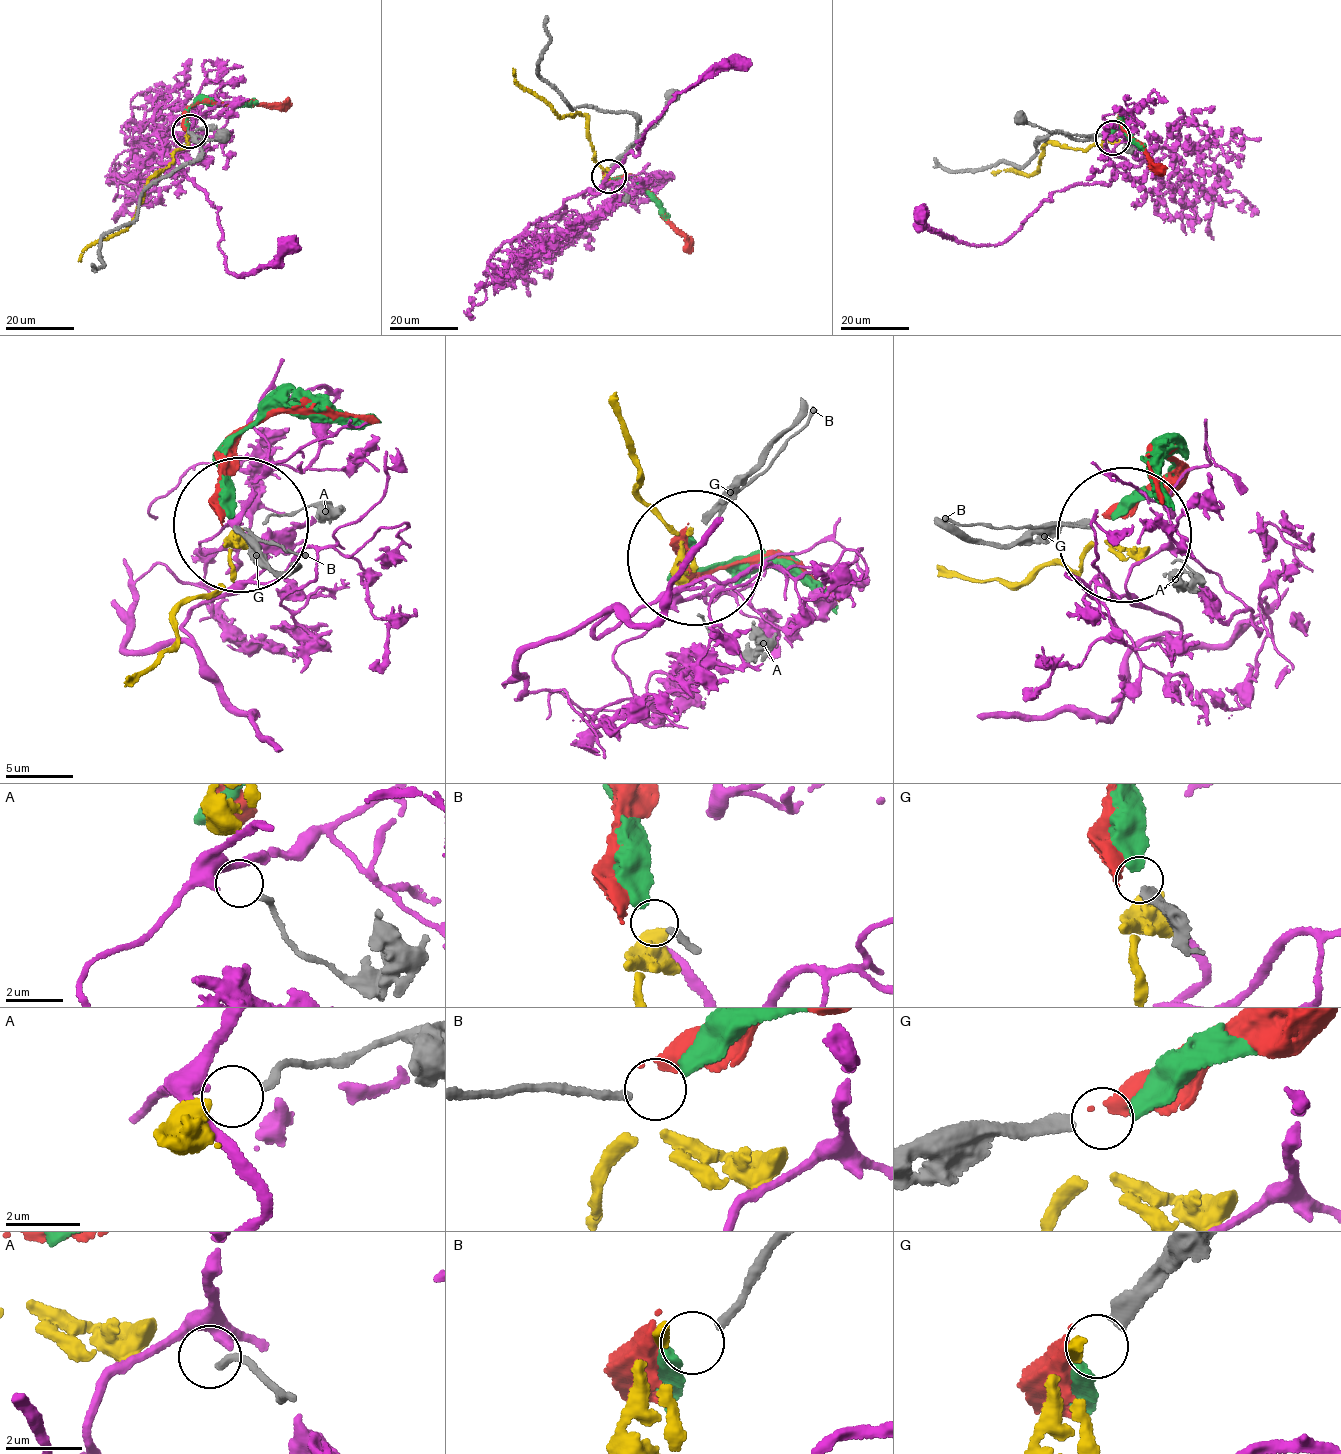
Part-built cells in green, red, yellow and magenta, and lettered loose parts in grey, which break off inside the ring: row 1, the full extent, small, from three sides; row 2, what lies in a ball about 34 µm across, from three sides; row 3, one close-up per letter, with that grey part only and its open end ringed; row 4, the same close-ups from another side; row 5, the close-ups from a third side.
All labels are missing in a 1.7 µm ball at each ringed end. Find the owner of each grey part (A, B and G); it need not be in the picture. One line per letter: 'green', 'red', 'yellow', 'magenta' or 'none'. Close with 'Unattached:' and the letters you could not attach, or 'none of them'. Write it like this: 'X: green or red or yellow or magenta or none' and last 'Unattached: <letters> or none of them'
A: magenta
B: none
G: green
Unattached: B

